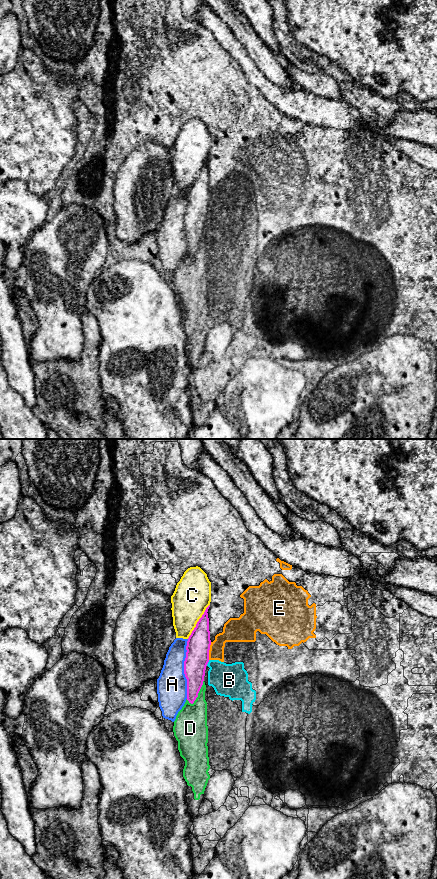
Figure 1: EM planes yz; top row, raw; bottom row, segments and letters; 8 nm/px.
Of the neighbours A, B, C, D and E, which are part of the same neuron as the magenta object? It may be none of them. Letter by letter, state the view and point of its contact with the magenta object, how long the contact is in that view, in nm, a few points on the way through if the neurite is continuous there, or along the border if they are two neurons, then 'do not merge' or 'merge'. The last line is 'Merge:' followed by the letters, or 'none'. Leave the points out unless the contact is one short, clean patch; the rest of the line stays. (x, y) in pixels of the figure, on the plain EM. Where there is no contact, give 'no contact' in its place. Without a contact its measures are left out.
A: contact yz (184, 221); length 480 nm; do not merge
B: contact yz (207, 215); length 50 nm; do not merge
C: contact yz (198, 173); length 340 nm; do not merge
D: contact yz (198, 244); length 220 nm; do not merge
E: contact yz (208, 203); length 150 nm; do not merge
Merge: none

